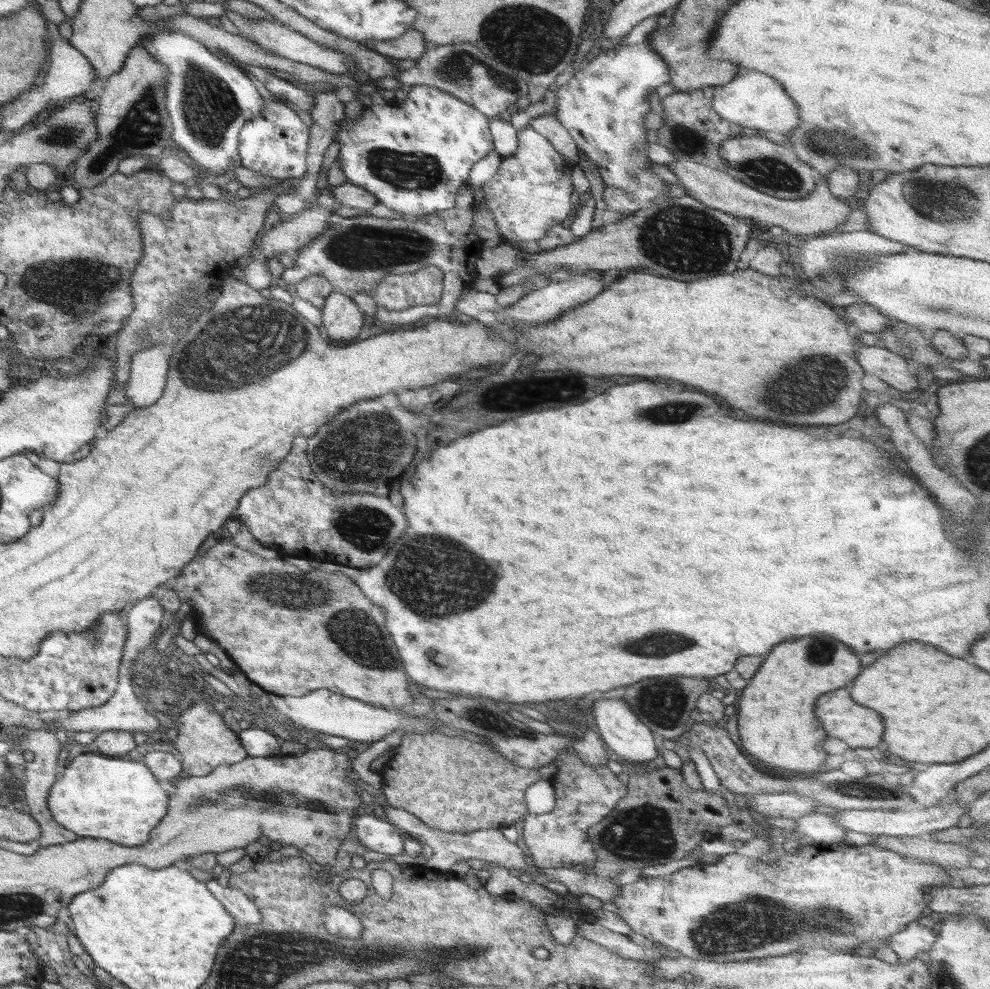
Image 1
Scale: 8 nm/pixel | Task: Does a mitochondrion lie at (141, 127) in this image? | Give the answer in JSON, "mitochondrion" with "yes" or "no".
{"mitochondrion":"yes"}

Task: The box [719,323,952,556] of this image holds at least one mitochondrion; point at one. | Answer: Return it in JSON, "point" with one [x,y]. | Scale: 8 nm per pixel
{"point":[825,378]}

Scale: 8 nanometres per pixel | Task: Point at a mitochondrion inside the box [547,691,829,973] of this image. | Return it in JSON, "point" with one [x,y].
{"point":[747,925]}

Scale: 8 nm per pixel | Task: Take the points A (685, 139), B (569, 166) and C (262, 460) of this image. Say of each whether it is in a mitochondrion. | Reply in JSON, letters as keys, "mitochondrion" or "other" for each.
{"A":"mitochondrion","B":"other","C":"mitochondrion"}

